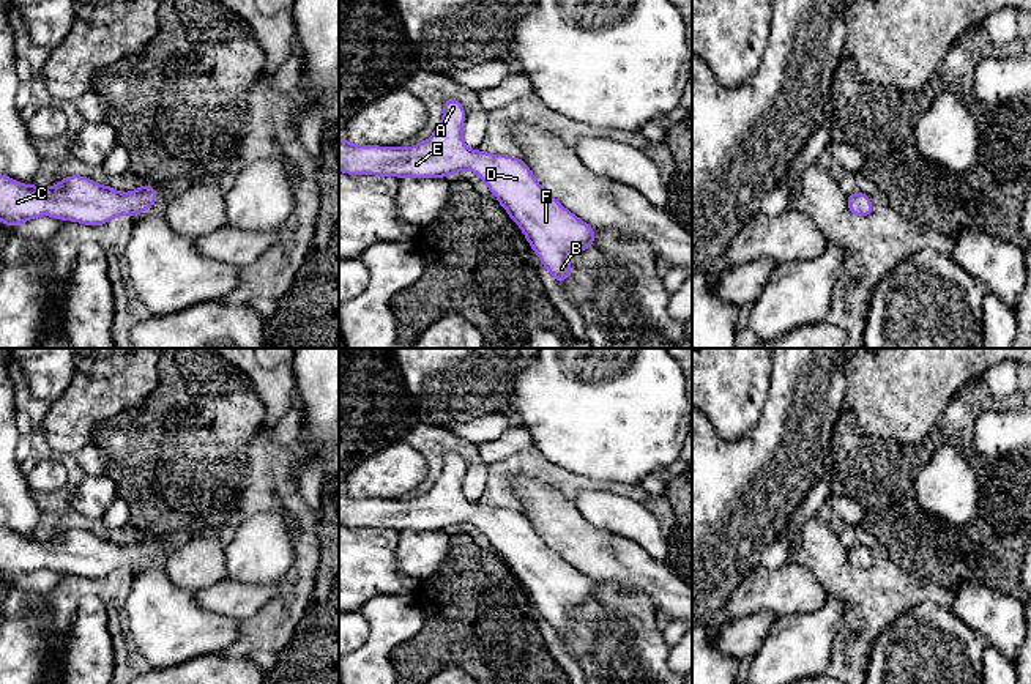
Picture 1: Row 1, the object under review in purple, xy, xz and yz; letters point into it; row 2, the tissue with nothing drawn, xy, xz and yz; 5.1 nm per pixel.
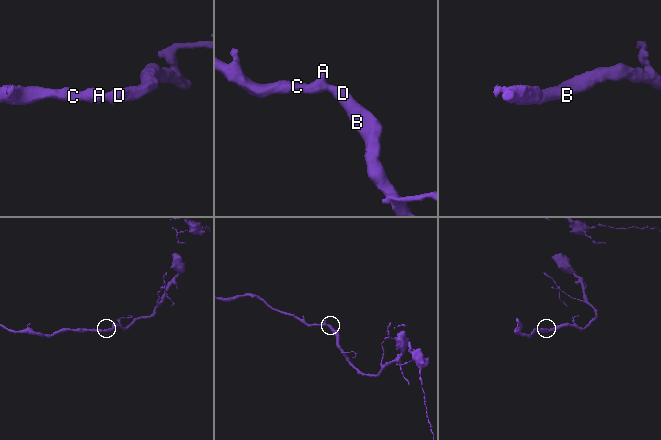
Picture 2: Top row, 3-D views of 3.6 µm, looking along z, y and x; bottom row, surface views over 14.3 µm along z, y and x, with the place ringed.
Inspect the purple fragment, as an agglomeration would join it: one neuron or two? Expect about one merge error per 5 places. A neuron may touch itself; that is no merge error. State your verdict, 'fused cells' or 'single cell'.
single cell

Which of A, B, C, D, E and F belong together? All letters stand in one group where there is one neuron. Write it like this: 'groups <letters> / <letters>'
groups A B C D E F

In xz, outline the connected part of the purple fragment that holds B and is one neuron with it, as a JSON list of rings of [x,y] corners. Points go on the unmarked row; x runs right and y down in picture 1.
[[[445,452],[443,471],[434,487],[426,495],[419,495],[410,501],[353,498],[345,490],[339,492],[339,525],[348,528],[430,533],[473,522],[508,564],[509,571],[520,580],[531,602],[541,612],[542,619],[553,627],[558,637],[566,635],[568,629],[572,626],[571,610],[594,597],[596,583],[550,548],[538,536],[531,522],[522,511],[468,501],[462,490],[463,474],[465,462],[462,455],[457,452]]]

